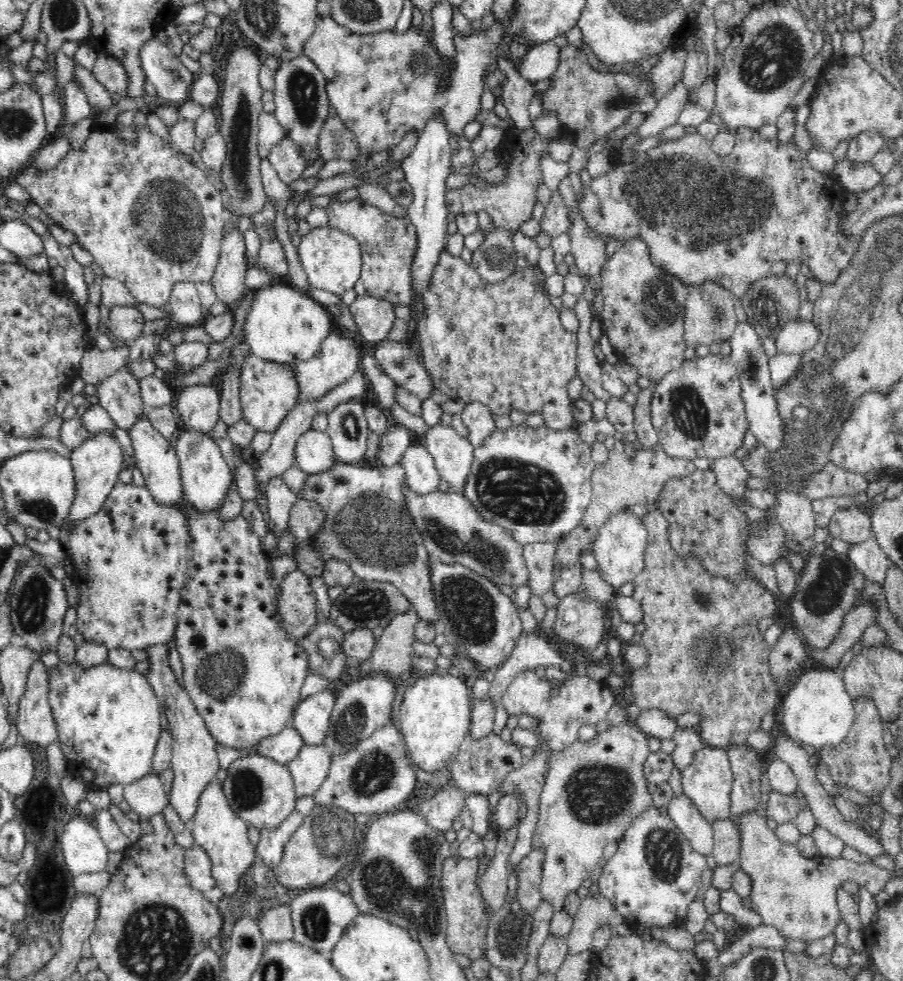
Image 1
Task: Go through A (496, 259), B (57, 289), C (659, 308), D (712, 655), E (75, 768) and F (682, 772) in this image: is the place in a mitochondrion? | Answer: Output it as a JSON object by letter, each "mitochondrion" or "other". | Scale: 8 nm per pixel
{"A":"mitochondrion","B":"other","C":"mitochondrion","D":"mitochondrion","E":"other","F":"other"}

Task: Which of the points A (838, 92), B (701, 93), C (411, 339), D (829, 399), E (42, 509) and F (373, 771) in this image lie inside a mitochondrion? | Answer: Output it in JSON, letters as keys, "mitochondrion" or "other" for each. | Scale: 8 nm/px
{"A":"other","B":"other","C":"other","D":"mitochondrion","E":"mitochondrion","F":"mitochondrion"}

